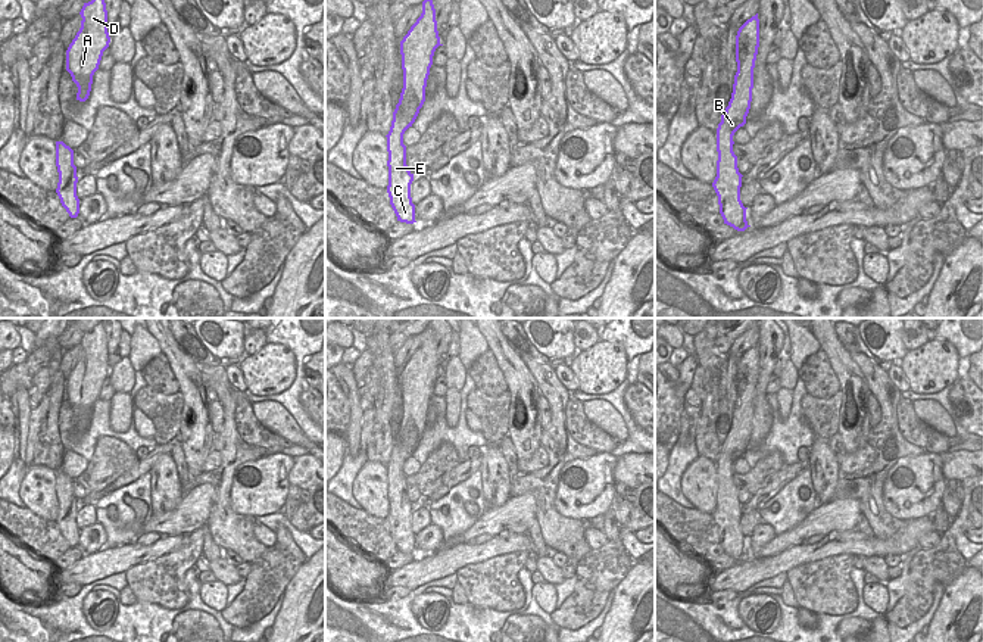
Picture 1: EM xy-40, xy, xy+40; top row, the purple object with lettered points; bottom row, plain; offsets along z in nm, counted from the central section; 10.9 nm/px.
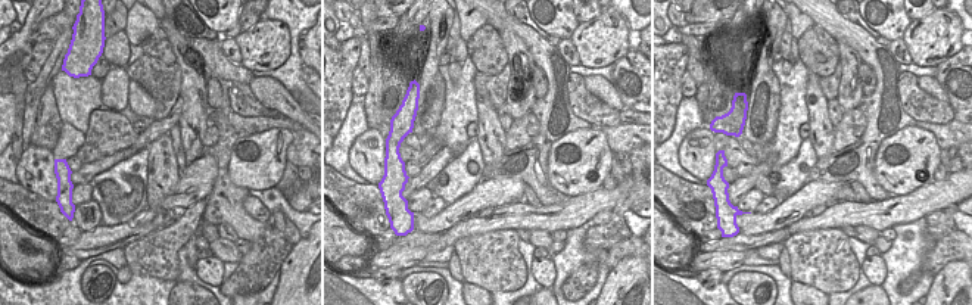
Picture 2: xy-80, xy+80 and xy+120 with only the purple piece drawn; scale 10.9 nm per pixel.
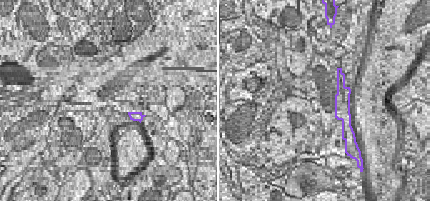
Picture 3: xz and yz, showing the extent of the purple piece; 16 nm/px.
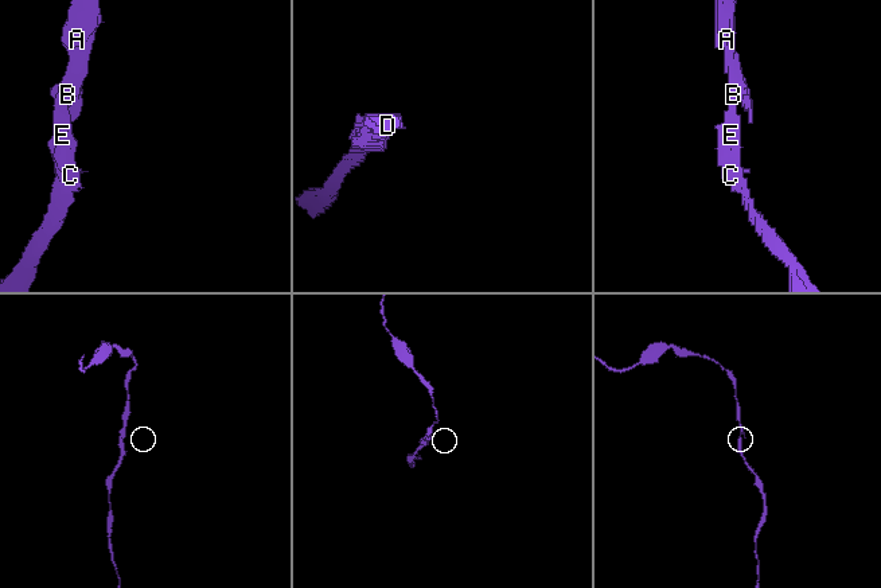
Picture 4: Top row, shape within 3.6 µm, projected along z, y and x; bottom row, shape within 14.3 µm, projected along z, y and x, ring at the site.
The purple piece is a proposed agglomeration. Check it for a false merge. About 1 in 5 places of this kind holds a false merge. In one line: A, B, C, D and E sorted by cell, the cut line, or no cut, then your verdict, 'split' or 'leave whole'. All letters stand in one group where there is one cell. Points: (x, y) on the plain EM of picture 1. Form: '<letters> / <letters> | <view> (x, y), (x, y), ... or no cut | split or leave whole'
A B C D E | no cut | leave whole

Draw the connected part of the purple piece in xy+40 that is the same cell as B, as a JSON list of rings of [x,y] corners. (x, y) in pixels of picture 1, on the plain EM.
[[[758,343],[748,349],[736,365],[736,392],[733,423],[721,445],[717,458],[717,507],[712,517],[718,526],[720,543],[724,554],[737,561],[750,557],[746,551],[746,539],[740,530],[742,504],[737,498],[737,486],[733,482],[733,465],[746,454],[753,418],[753,398],[759,377]]]

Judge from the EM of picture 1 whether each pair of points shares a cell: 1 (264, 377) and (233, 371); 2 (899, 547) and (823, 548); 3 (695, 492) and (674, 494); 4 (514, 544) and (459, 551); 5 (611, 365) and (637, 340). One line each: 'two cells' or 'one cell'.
1: two cells
2: one cell
3: two cells
4: one cell
5: two cells

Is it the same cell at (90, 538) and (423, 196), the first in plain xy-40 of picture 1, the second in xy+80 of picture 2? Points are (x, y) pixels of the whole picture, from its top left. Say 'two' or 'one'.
two

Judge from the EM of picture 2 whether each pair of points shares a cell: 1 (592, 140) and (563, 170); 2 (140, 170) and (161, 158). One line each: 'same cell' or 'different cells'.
1: same cell
2: different cells

